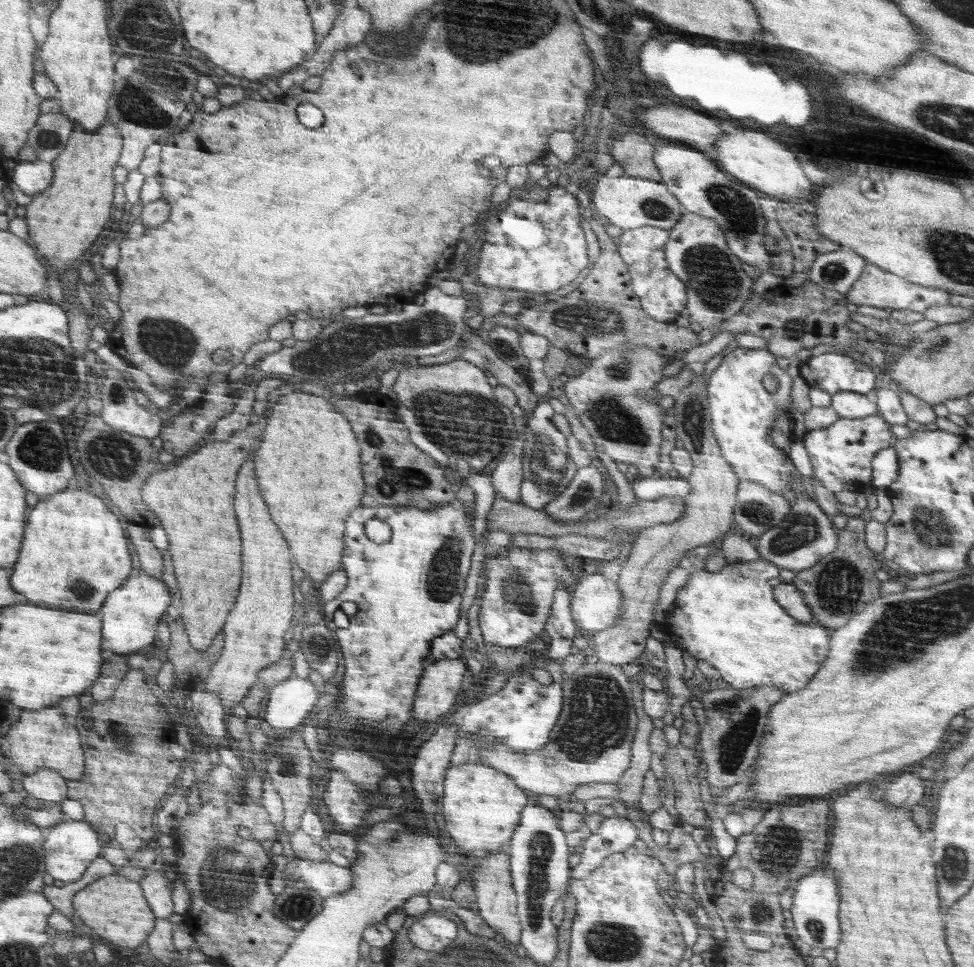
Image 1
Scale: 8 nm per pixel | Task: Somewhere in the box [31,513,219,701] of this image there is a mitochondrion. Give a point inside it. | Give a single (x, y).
(81, 589)

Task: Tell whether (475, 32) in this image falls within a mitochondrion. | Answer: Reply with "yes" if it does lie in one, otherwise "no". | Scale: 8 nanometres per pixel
yes

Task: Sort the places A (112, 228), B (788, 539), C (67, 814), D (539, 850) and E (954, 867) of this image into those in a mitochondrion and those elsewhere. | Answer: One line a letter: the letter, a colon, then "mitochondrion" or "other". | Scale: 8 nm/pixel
A: other
B: mitochondrion
C: other
D: mitochondrion
E: mitochondrion

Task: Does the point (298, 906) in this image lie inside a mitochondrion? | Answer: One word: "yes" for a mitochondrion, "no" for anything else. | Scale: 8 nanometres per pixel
yes

